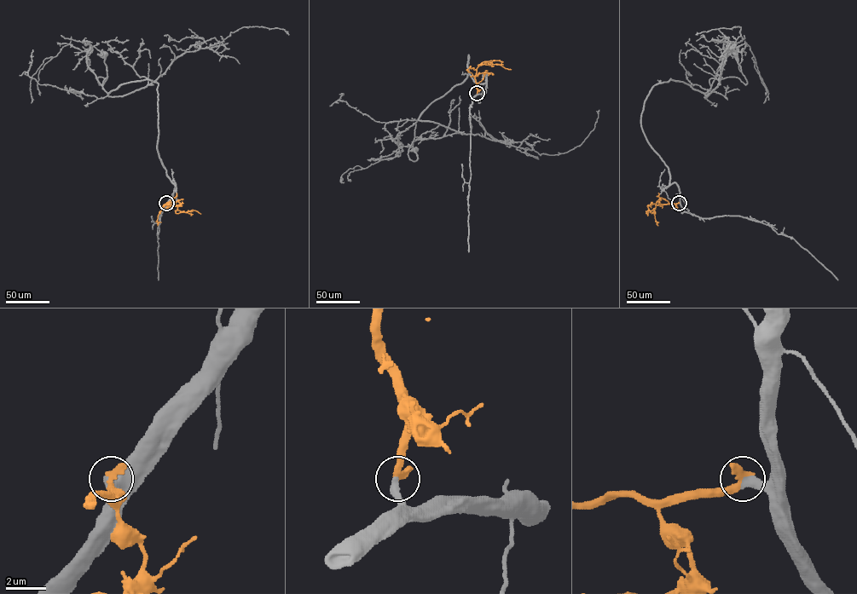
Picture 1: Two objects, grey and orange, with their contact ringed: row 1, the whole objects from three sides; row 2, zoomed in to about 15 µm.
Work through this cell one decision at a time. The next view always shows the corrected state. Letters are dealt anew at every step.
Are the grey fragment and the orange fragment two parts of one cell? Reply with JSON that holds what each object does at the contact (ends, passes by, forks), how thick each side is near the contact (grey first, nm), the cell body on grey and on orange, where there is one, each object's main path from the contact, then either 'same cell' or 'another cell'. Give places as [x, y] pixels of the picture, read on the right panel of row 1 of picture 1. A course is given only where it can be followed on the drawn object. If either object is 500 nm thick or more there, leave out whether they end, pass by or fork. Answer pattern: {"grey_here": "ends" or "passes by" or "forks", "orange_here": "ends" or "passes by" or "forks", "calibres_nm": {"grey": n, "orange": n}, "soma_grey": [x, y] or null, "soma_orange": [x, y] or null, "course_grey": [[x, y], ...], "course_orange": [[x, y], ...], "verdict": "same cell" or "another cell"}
{"grey_here": "ends", "orange_here": "ends", "calibres_nm": {"grey": 440, "orange": 440}, "soma_grey": [735, 54], "soma_orange": null, "course_grey": [[679, 203], [641, 127], [644, 100], [671, 79], [703, 93], [711, 78], [746, 84], [735, 54]], "course_orange": [[679, 203], [647, 206], [650, 212], [652, 210], [655, 214]], "verdict": "same cell"}

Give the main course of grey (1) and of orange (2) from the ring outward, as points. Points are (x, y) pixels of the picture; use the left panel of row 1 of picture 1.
1: (166, 203), (176, 182), (157, 149), (158, 83), (107, 93), (97, 81), (105, 54)
2: (166, 203), (165, 204), (176, 206), (181, 211), (193, 210), (200, 214)

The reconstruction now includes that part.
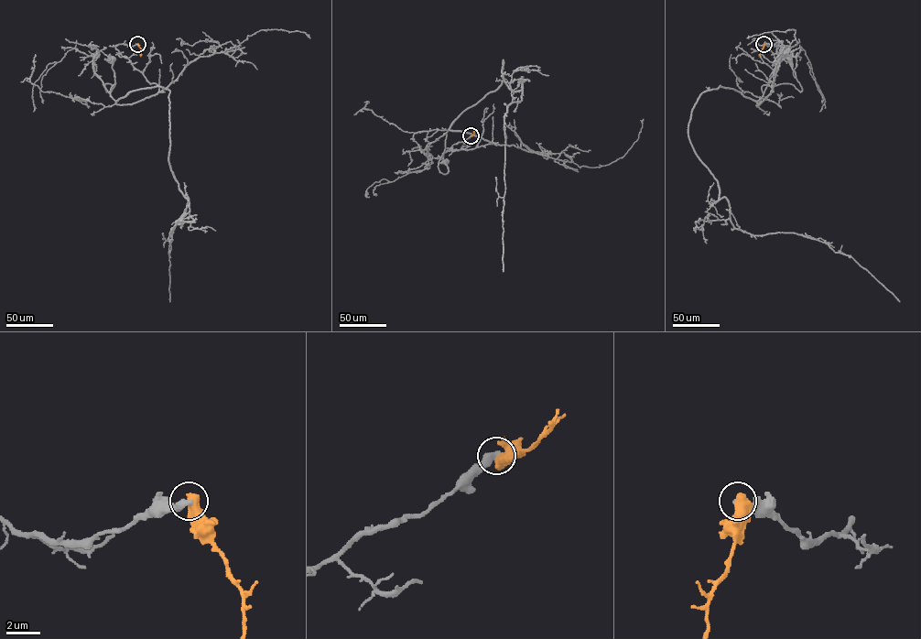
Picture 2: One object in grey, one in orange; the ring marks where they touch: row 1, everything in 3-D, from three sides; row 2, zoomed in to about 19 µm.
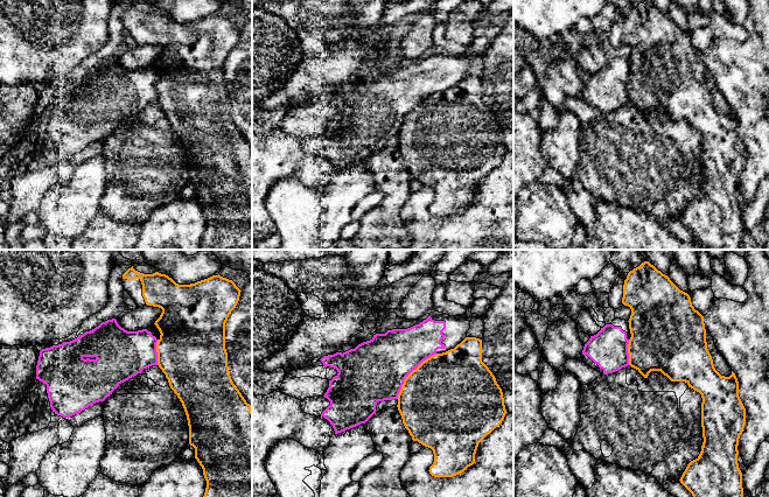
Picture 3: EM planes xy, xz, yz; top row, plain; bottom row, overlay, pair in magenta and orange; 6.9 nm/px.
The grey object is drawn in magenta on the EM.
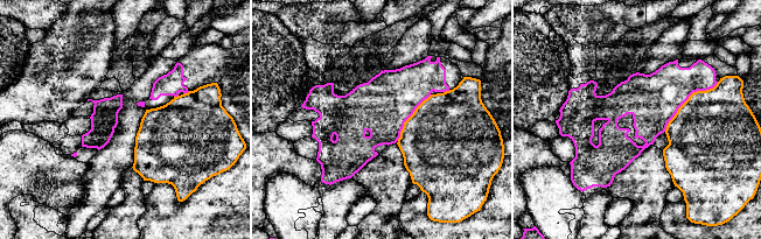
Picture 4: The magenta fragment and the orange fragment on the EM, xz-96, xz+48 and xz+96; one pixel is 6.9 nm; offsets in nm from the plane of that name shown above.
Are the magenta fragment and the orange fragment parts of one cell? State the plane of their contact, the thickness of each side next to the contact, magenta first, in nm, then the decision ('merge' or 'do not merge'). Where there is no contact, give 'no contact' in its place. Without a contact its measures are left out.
contact in xz; calibres 420 and 500 nm; do not merge

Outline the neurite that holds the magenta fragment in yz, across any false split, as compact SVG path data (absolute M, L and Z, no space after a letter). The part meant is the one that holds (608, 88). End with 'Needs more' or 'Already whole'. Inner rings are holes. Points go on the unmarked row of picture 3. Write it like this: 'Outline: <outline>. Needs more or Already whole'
Outline: M615 57L590 75L581 97L602 113L613 112L629 104L628 83L631 76L629 61Z. Needs more

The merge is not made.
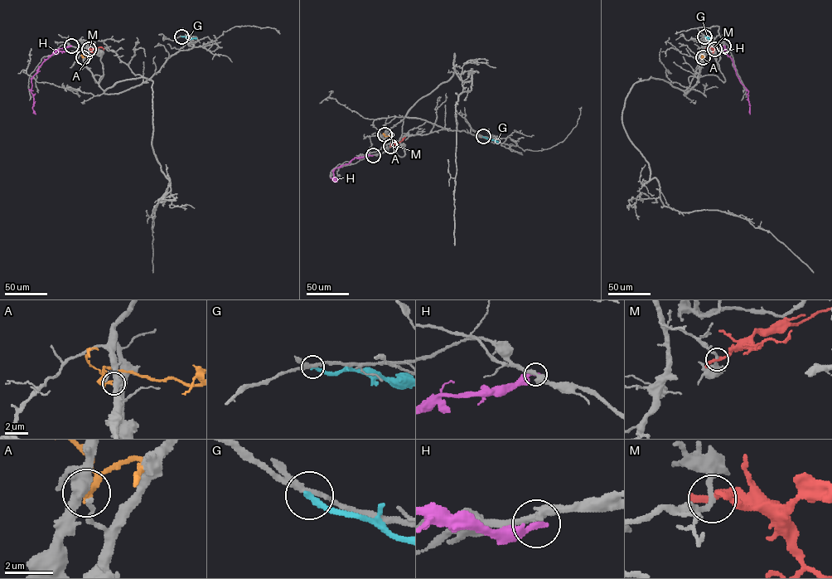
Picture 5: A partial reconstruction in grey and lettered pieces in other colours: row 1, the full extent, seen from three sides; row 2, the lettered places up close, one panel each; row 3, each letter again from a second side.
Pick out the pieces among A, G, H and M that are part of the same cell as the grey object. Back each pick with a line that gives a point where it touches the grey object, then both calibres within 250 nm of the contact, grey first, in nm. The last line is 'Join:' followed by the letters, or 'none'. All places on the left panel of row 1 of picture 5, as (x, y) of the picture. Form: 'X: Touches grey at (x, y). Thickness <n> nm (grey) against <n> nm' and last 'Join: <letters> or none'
Join: none

